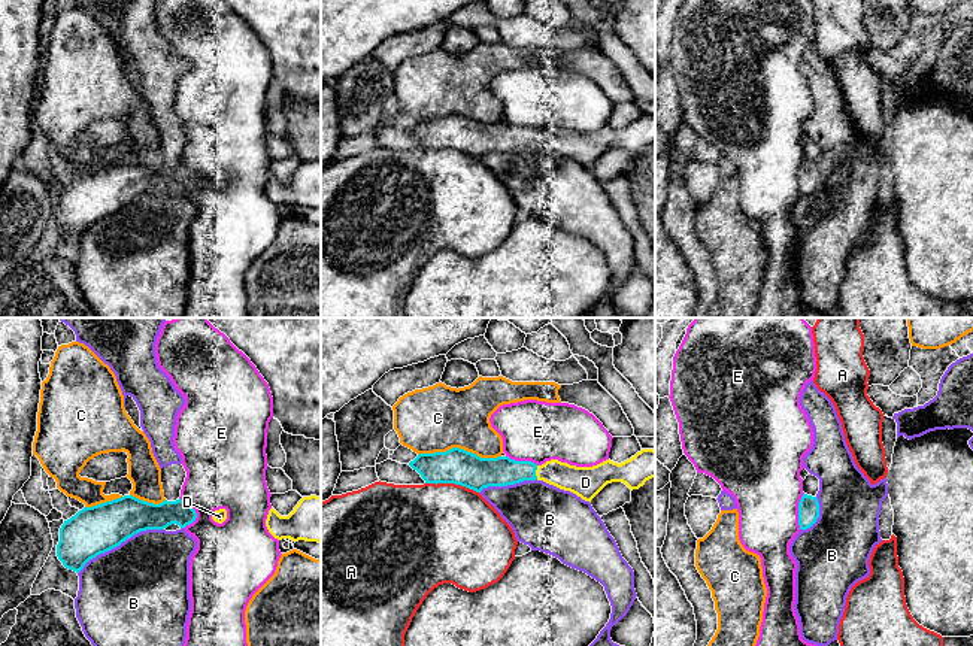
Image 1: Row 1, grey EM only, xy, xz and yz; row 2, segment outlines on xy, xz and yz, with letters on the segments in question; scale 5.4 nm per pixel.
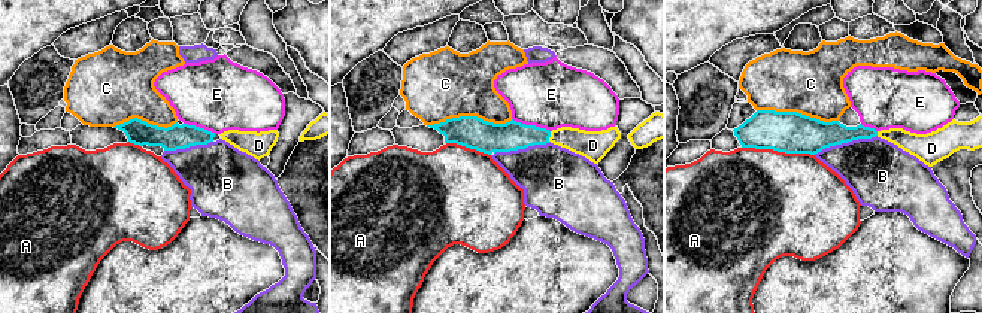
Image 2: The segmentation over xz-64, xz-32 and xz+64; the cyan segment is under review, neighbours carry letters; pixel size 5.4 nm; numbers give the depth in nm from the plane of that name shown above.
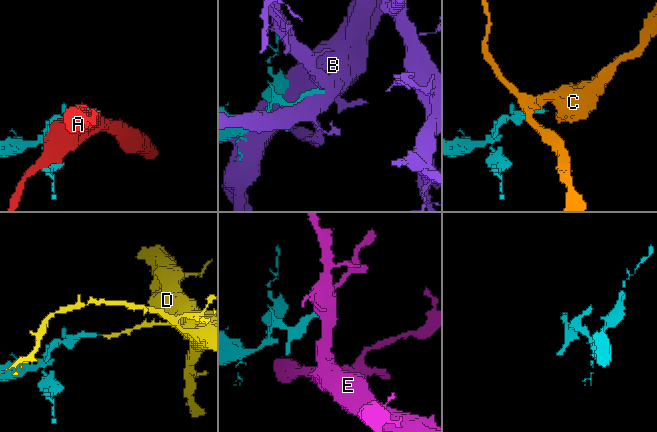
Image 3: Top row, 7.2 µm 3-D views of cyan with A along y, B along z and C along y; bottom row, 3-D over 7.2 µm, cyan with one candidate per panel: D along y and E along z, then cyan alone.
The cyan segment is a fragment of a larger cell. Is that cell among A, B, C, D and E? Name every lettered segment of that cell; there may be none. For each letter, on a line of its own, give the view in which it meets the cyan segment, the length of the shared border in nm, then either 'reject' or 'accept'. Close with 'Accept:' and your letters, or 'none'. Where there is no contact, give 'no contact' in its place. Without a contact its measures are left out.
A: xz | 300 nm | reject
B: xy | 500 nm | reject
C: xz | 440 nm | reject
D: xz | 70 nm | accept
E: xy | 170 nm | reject
Accept: D

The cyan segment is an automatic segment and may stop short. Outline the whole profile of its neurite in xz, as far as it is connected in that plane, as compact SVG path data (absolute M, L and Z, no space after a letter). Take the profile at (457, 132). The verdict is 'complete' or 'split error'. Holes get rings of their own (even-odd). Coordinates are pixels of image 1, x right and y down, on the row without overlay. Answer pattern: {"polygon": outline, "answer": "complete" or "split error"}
{"polygon": "M452 113L446 118L419 119L409 131L425 149L455 149L481 158L488 152L507 152L537 145L591 169L607 149L622 148L633 157L655 143L655 116L642 115L621 130L606 125L592 133L576 133L558 125L537 131L509 122L481 124Z", "answer": "split error"}

